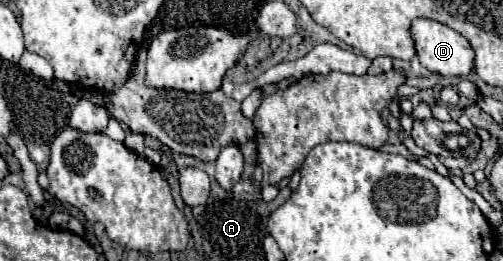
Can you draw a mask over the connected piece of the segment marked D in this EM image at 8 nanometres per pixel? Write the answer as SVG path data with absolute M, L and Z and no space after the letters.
M417 18L411 24L411 36L413 36L415 48L417 48L417 56L429 72L451 78L451 76L465 76L473 70L473 48L471 48L471 44L459 32L451 30L449 26L435 22L435 20L429 20L429 18Z

